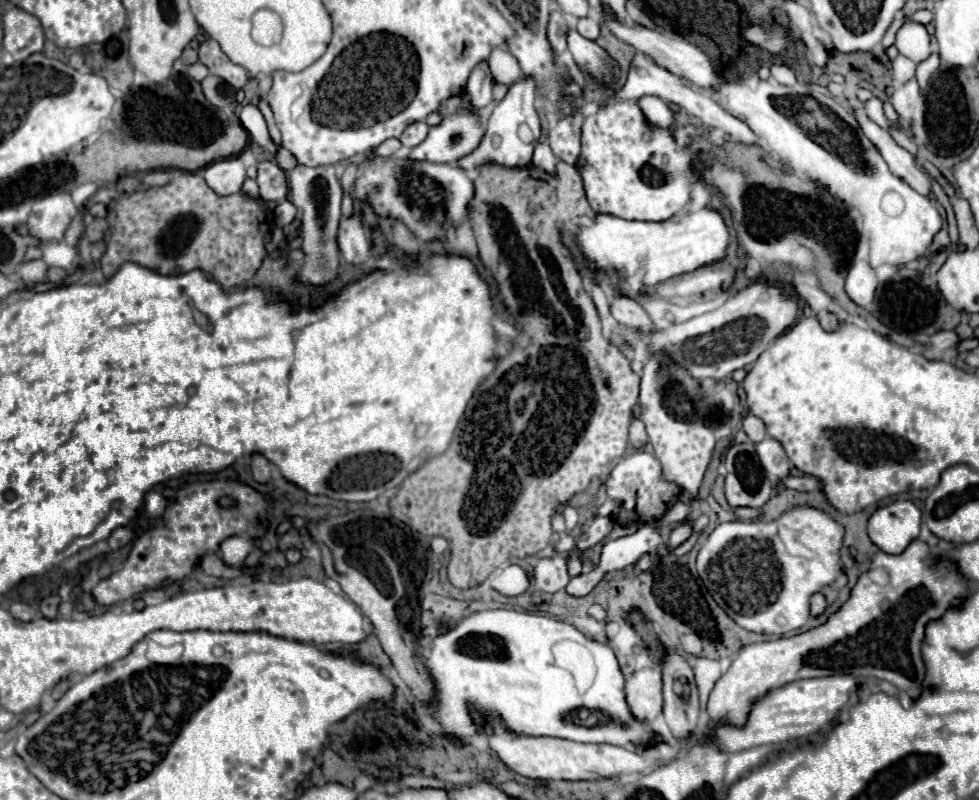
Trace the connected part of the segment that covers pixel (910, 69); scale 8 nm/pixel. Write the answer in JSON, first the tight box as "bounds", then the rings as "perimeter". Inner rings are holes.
{"bounds":[890,57,916,85],"perimeter":[[[896,57],[892,63],[890,63],[890,71],[892,71],[892,77],[894,77],[894,83],[900,85],[900,83],[906,83],[908,79],[914,77],[914,69],[916,69],[916,63],[908,57]]]}

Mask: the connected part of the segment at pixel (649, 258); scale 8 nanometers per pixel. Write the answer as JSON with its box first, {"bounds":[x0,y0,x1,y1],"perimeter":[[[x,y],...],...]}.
{"bounds":[574,205,730,287],"perimeter":[[[708,205],[698,213],[674,215],[660,223],[626,221],[608,213],[596,213],[592,225],[578,225],[574,229],[574,243],[582,249],[590,271],[628,279],[638,269],[644,269],[642,285],[654,287],[670,277],[724,261],[730,245],[730,233],[724,217]]]}

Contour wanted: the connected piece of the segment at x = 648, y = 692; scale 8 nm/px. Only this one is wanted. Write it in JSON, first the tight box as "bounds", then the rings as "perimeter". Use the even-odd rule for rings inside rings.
{"bounds":[626,669,662,721],"perimeter":[[[640,669],[626,681],[626,701],[632,715],[652,721],[662,713],[662,673],[660,669]]]}

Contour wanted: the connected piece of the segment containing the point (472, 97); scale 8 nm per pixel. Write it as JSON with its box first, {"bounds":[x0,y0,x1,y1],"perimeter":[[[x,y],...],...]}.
{"bounds":[464,63,494,109],"perimeter":[[[480,63],[472,71],[464,89],[464,95],[468,97],[472,109],[482,109],[492,103],[492,85],[494,85],[494,79],[490,75],[488,63]]]}

